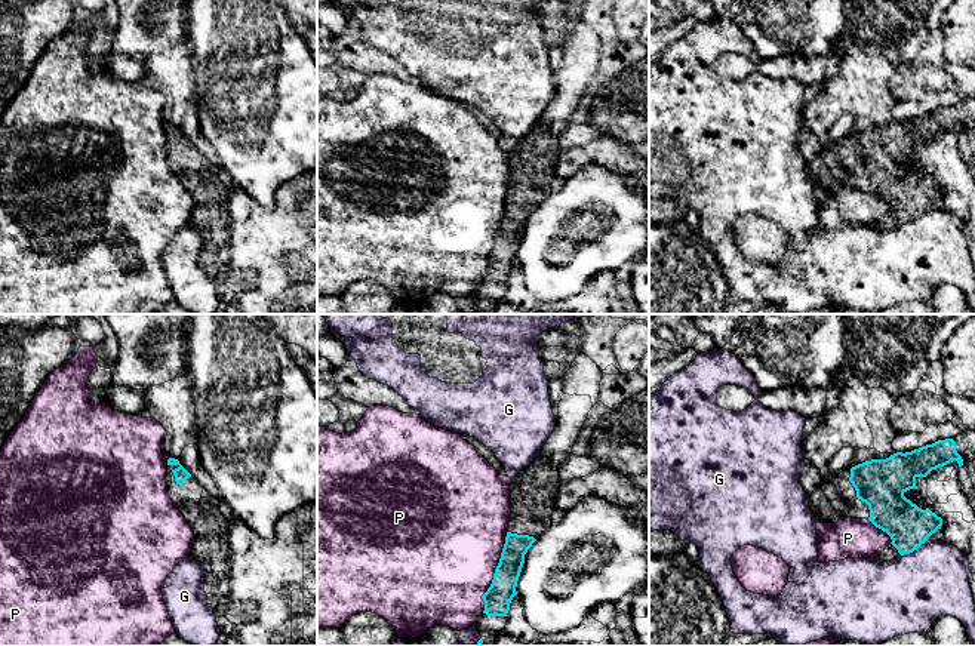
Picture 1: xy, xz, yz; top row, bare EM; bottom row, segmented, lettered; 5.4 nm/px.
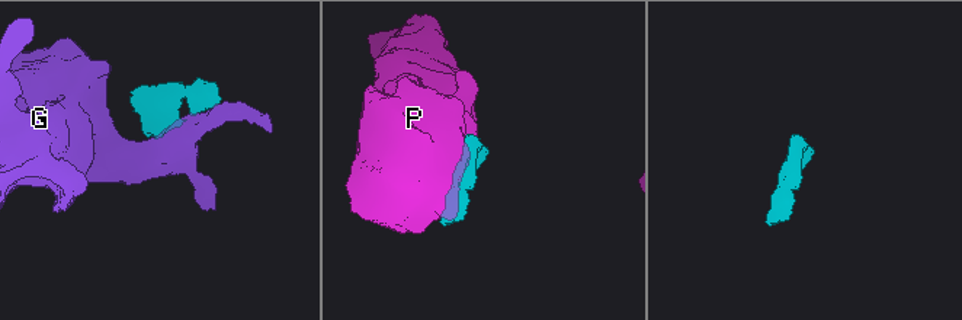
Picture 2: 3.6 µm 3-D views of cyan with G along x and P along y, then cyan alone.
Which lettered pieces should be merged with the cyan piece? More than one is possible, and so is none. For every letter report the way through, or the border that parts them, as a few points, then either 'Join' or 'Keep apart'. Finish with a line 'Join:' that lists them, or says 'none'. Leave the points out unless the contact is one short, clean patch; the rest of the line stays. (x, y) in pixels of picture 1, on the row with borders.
G: Boundary: yz (926, 540), (901, 556). Keep apart
P: Keep apart
Join: none

